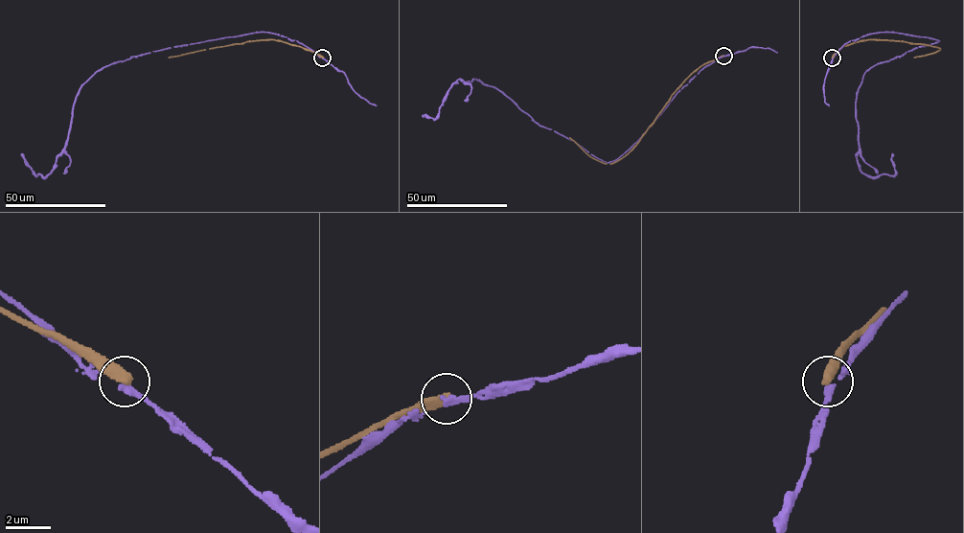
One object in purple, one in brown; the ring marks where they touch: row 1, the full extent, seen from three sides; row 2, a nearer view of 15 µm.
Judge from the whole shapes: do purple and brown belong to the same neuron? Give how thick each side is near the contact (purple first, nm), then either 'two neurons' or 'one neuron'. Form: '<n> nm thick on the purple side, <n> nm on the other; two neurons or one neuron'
200 nm thick on the purple side, 480 nm on the other; two neurons

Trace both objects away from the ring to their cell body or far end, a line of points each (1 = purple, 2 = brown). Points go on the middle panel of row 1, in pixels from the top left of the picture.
1: (723, 56), (607, 162), (539, 125), (476, 80), (457, 80), (437, 117), (424, 116)
2: (723, 56), (695, 71), (671, 96), (638, 143), (619, 160), (611, 163), (596, 160), (569, 137)

